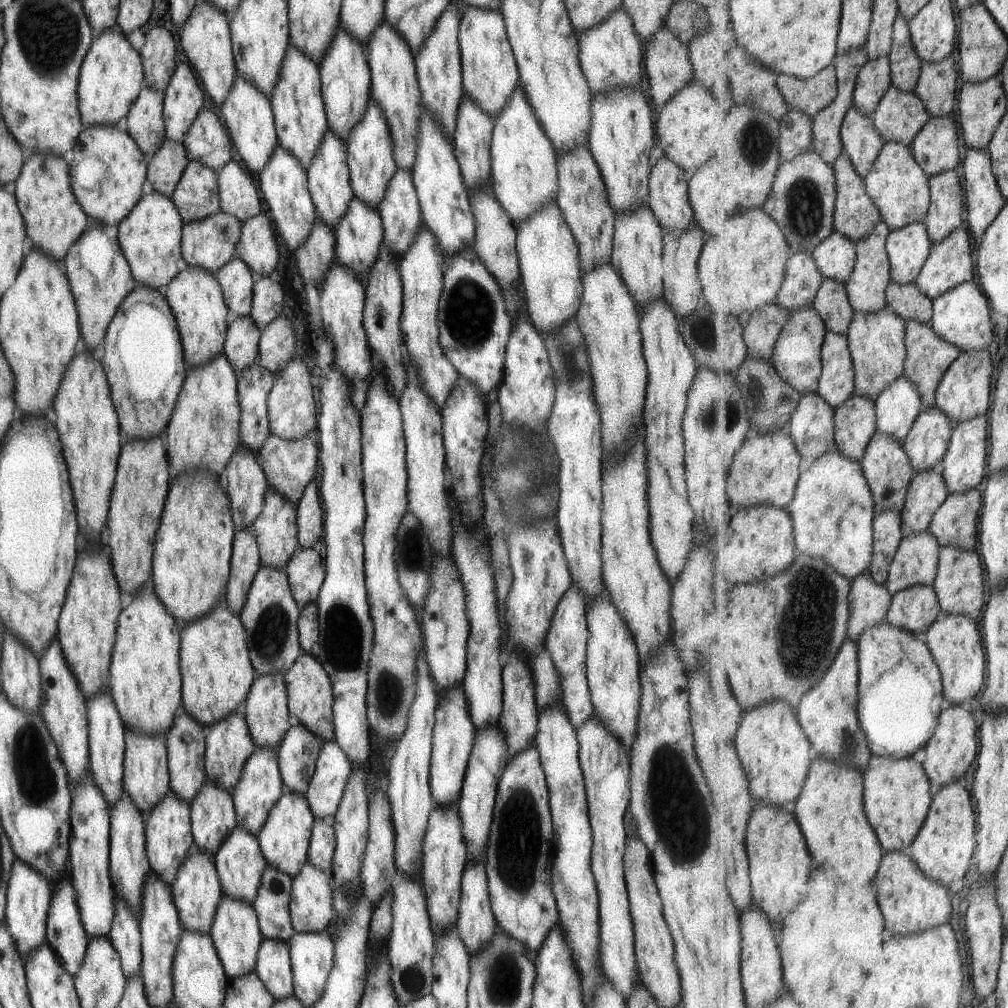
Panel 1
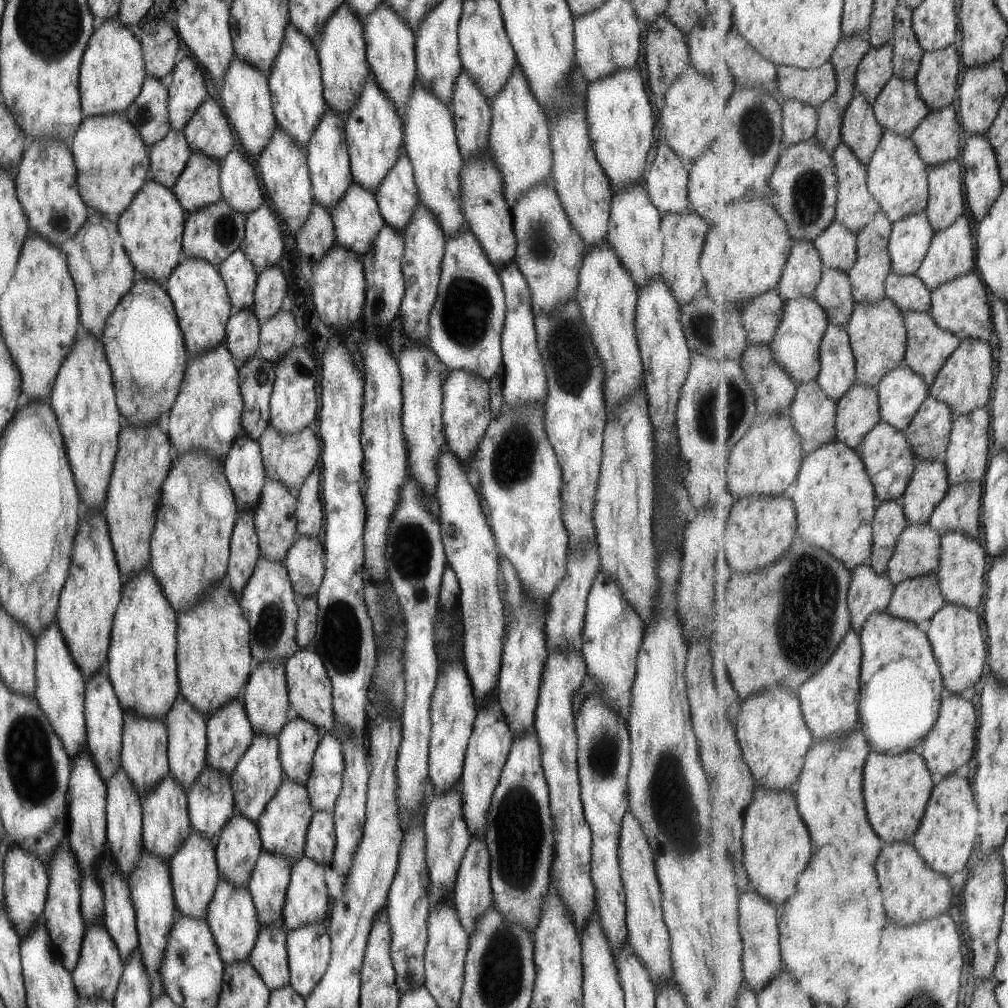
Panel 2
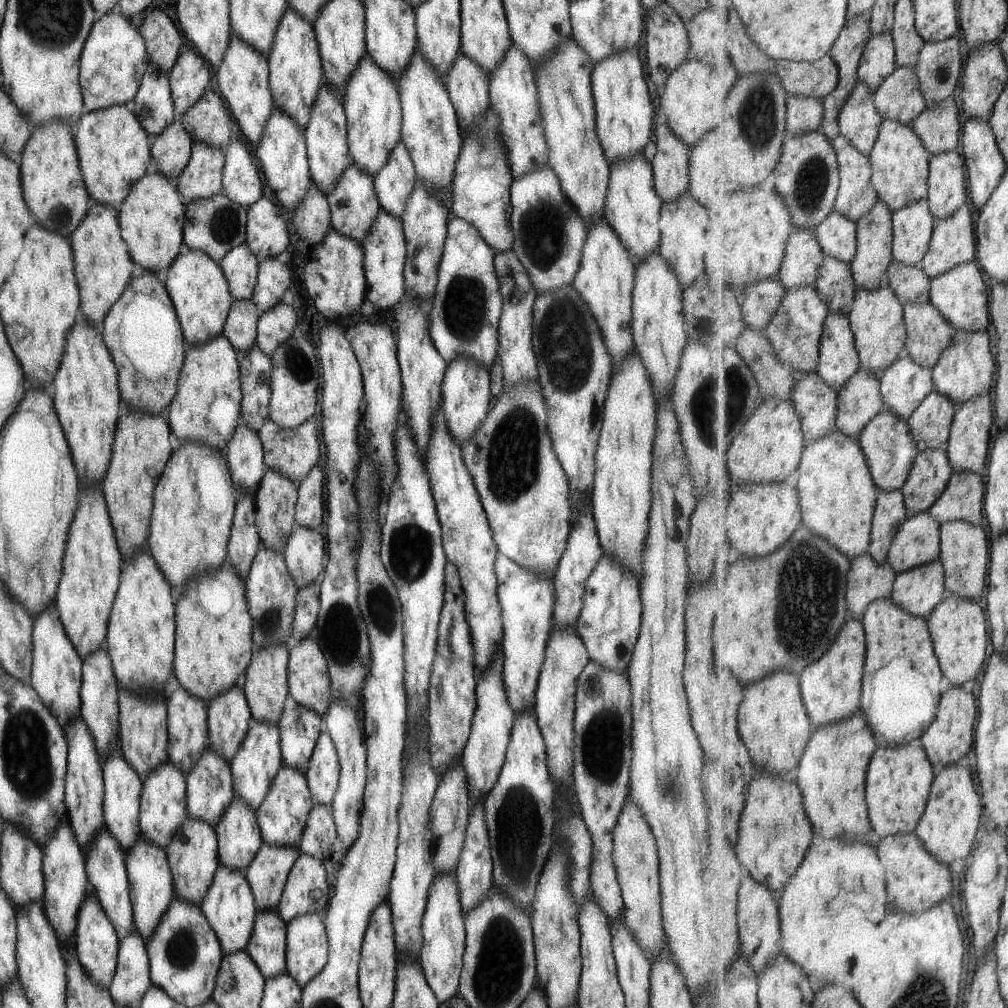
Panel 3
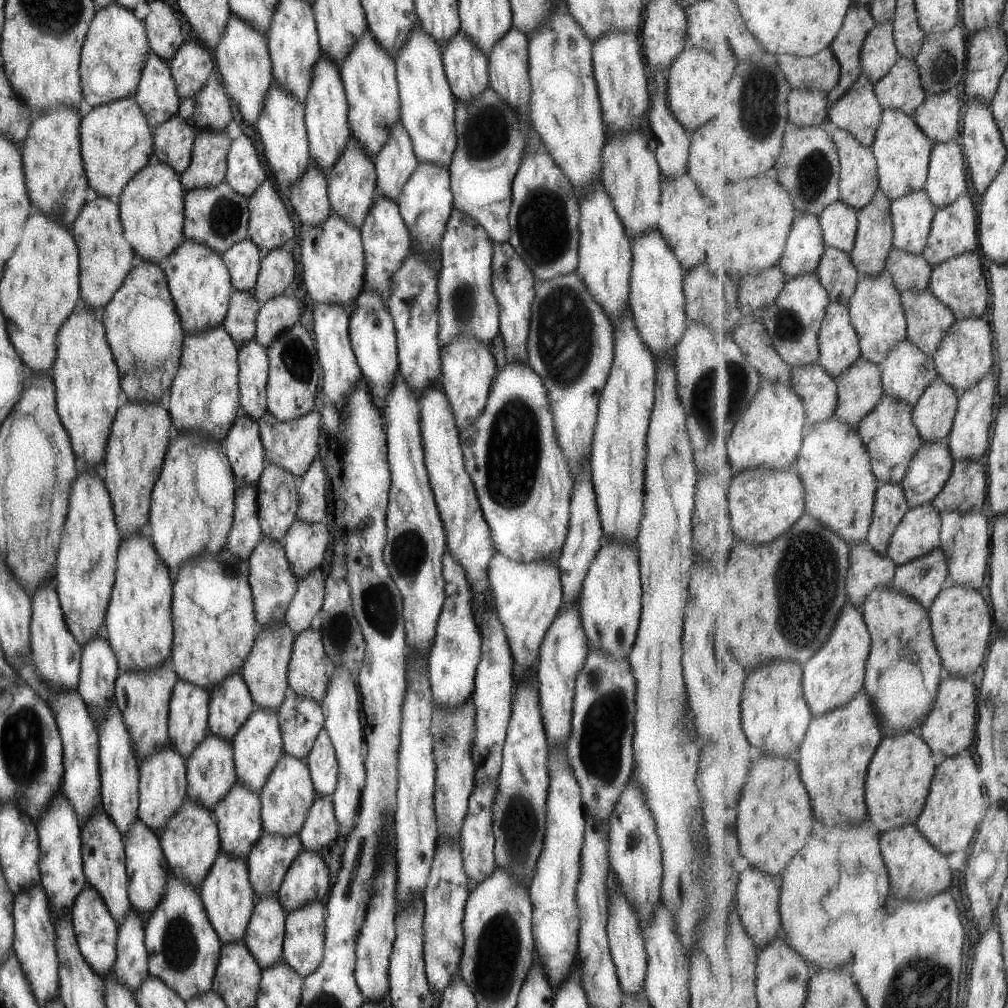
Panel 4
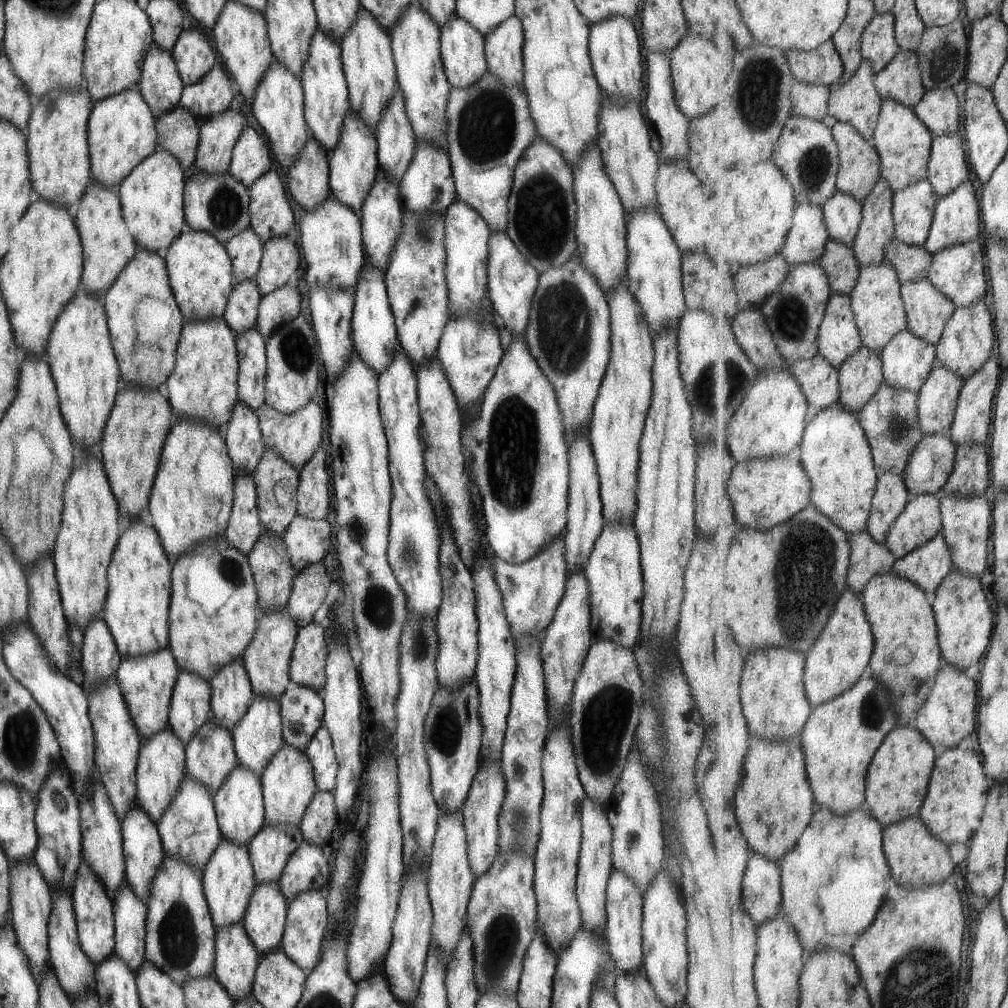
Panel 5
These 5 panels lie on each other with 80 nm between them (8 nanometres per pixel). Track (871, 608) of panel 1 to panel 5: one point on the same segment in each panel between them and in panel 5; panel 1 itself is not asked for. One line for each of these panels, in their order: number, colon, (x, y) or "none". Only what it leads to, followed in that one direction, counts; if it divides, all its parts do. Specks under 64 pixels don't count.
2: (870, 593)
3: (868, 581)
4: (869, 569)
5: (869, 559)

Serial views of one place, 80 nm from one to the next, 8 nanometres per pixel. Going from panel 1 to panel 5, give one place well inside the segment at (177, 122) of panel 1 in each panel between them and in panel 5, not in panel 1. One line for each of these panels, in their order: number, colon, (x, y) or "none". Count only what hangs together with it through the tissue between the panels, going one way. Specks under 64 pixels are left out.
2: (187, 86)
3: (190, 75)
4: (190, 66)
5: (193, 56)

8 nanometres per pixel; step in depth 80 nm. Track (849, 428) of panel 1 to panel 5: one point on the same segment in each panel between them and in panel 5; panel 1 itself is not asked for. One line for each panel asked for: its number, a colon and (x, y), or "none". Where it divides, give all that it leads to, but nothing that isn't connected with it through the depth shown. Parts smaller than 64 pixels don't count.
2: (859, 412)
3: (860, 400)
4: (861, 388)
5: (861, 377)

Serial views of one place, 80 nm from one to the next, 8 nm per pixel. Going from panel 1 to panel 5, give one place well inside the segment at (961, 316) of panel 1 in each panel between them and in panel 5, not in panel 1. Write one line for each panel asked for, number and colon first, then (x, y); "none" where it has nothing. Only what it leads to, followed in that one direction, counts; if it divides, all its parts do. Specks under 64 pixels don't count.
2: (961, 306)
3: (961, 295)
4: (960, 283)
5: (959, 272)

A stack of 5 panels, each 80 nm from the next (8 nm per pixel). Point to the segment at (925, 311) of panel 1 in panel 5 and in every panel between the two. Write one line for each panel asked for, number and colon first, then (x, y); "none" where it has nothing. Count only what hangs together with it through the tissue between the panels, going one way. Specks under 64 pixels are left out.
2: (909, 293)
3: (911, 283)
4: (911, 271)
5: (912, 264)

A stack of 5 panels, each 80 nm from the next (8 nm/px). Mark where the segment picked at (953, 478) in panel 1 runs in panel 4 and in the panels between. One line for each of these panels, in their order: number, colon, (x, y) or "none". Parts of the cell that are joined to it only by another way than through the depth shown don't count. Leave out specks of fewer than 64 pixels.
2: (967, 458)
3: (968, 448)
4: (970, 437)

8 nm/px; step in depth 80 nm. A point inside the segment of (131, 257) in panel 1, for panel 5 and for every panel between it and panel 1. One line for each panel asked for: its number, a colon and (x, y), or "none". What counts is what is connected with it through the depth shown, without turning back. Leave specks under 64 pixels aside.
2: (150, 228)
3: (150, 218)
4: (150, 206)
5: (150, 195)

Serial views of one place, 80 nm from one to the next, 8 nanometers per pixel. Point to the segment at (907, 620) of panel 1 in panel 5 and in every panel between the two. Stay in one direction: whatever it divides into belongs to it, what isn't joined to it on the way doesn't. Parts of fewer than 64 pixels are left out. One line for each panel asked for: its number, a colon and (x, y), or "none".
2: (918, 600)
3: (920, 591)
4: (924, 578)
5: (928, 567)

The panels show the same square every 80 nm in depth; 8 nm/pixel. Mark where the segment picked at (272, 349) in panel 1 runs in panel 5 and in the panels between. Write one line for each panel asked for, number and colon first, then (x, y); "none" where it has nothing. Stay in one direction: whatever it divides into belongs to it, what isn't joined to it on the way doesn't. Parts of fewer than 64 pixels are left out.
2: (275, 335)
3: (273, 327)
4: (279, 313)
5: (280, 306)

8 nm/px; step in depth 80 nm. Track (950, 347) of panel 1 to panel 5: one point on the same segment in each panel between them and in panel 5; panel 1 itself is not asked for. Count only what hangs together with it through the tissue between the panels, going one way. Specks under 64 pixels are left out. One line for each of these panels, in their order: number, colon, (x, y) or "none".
2: (929, 347)
3: (929, 333)
4: (929, 320)
5: (929, 311)

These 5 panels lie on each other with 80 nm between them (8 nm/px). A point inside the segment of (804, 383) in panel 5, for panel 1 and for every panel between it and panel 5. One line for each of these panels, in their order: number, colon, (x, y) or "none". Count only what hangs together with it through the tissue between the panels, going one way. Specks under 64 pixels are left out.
1: (813, 425)
2: (814, 414)
3: (817, 401)
4: (820, 393)

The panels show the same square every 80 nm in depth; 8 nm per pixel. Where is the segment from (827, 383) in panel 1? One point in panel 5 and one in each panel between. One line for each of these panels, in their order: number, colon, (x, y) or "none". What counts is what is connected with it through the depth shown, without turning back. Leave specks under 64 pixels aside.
2: (839, 372)
3: (839, 361)
4: (840, 348)
5: (839, 339)

